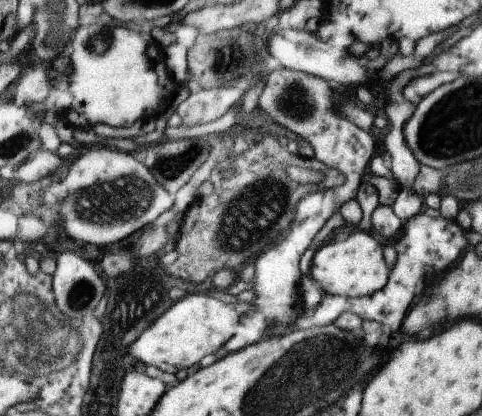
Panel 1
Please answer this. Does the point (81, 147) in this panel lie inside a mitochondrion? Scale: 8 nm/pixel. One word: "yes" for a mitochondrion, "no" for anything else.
no

